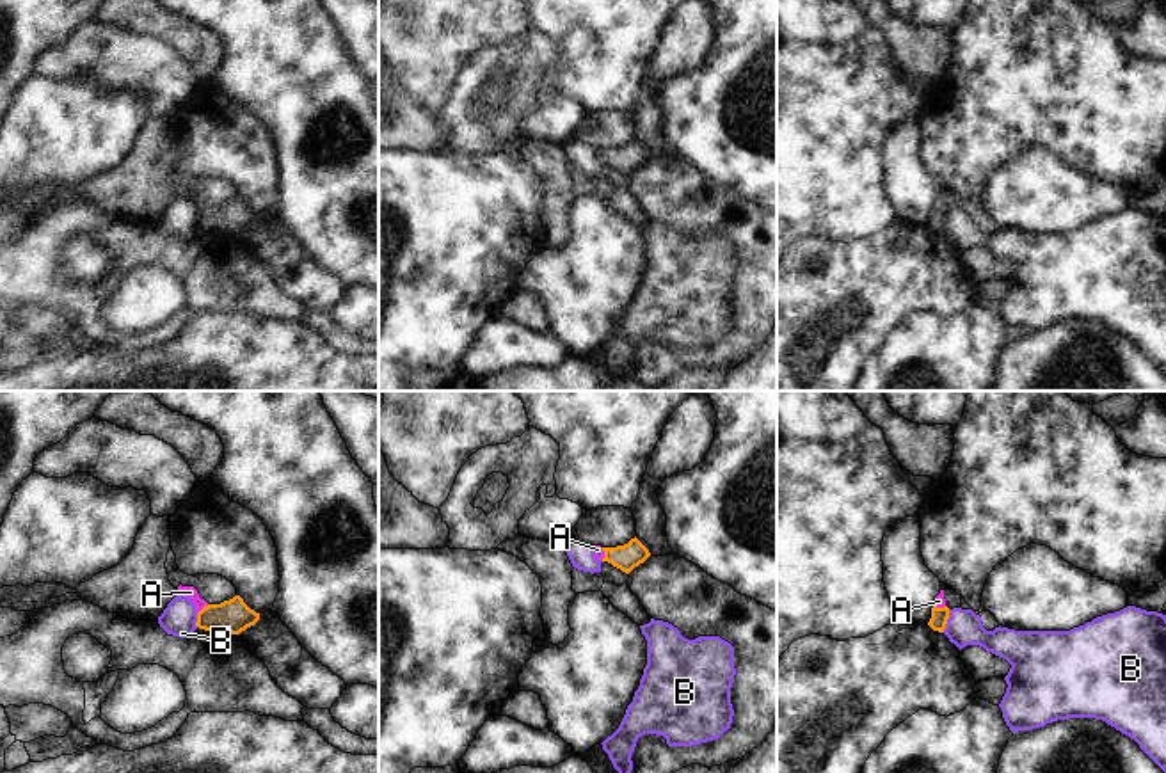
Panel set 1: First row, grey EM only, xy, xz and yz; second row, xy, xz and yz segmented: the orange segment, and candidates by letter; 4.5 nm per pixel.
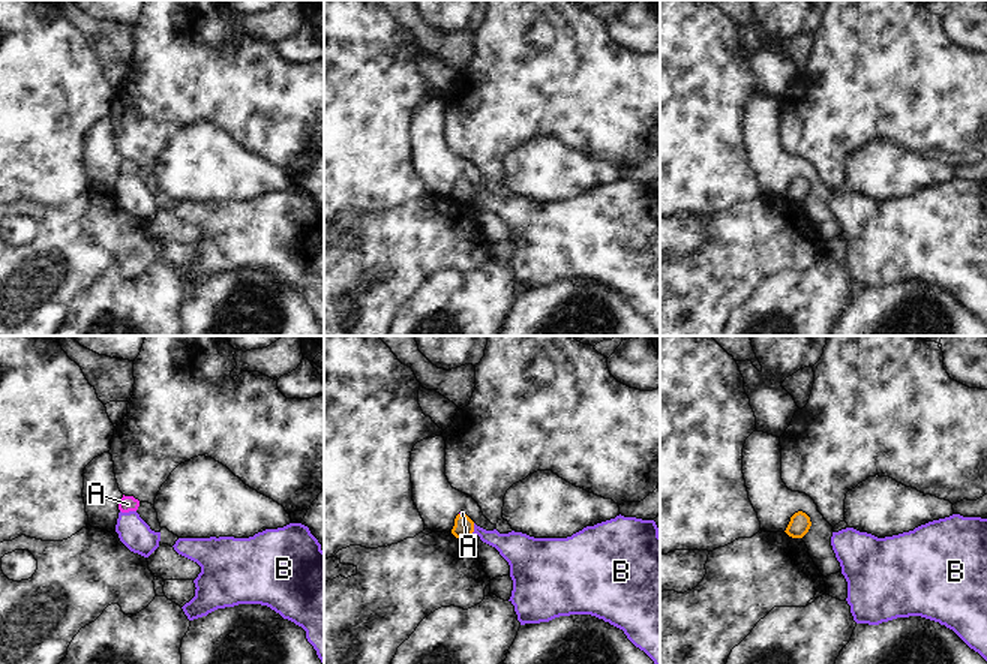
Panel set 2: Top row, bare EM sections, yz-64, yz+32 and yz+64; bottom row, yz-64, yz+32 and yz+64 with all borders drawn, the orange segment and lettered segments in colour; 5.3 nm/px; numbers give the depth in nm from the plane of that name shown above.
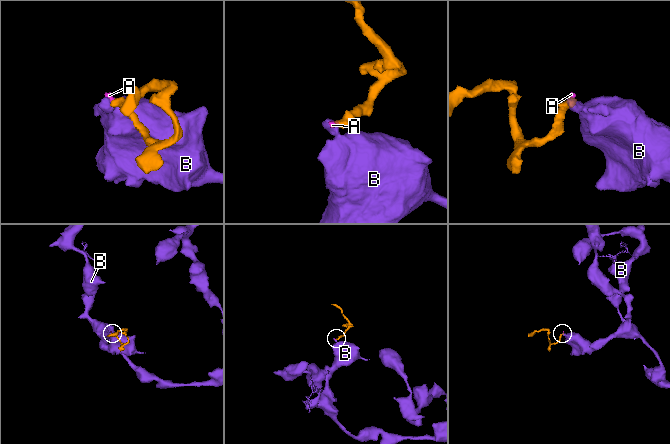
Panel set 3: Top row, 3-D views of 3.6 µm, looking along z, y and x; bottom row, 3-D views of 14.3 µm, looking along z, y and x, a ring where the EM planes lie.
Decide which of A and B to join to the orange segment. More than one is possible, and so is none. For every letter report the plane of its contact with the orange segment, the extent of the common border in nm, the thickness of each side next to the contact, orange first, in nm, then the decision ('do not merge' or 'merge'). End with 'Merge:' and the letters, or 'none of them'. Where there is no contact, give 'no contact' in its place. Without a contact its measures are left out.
A: meets orange in xy; contact 70 nm long; 150 nm thick on the orange side, 60 nm on the other; merge
B: meets orange in yz; contact 110 nm long; 80 nm thick on the orange side, 160 nm on the other; do not merge
Merge: A

